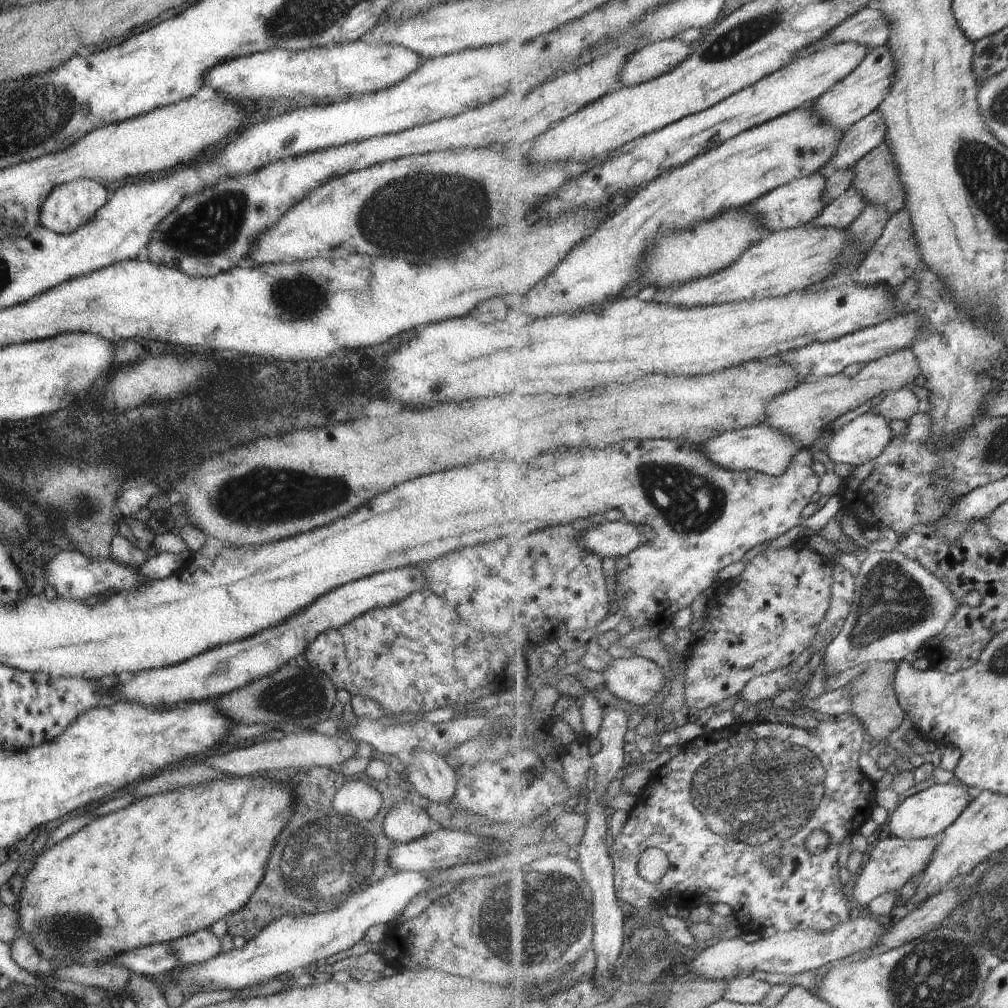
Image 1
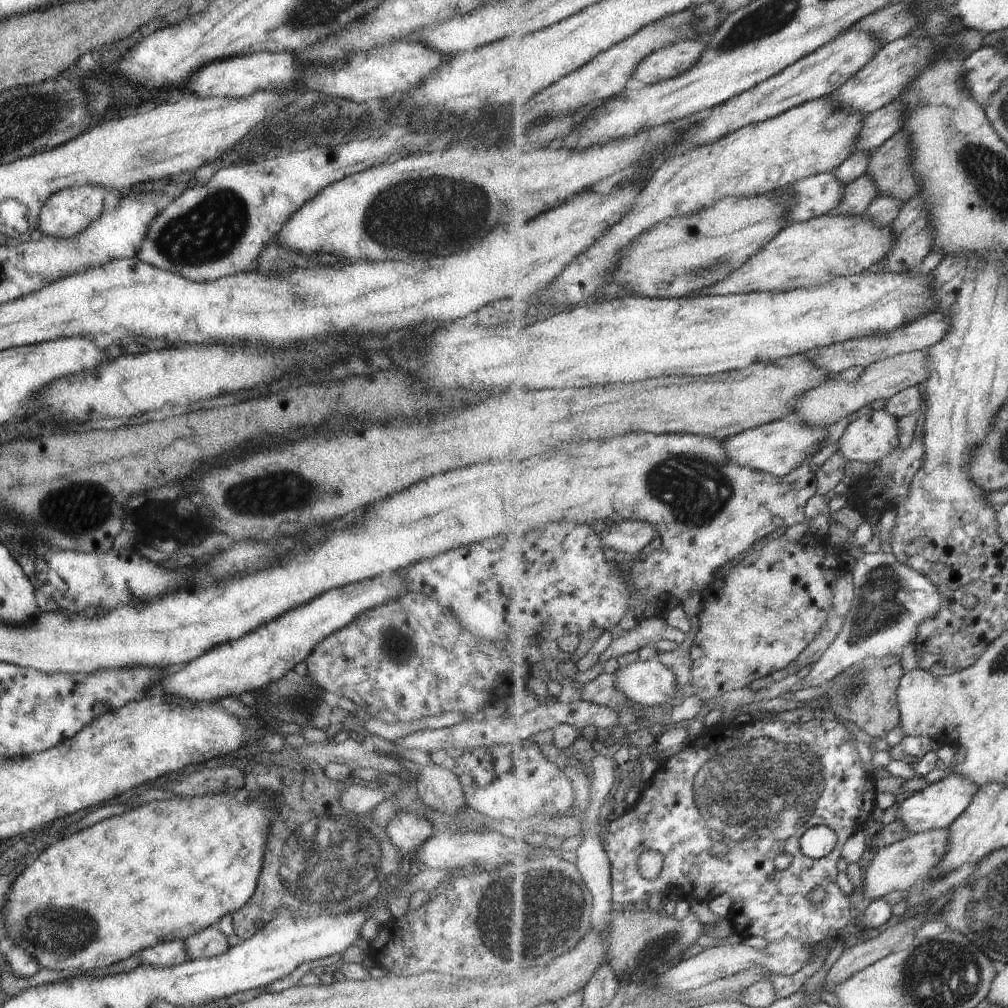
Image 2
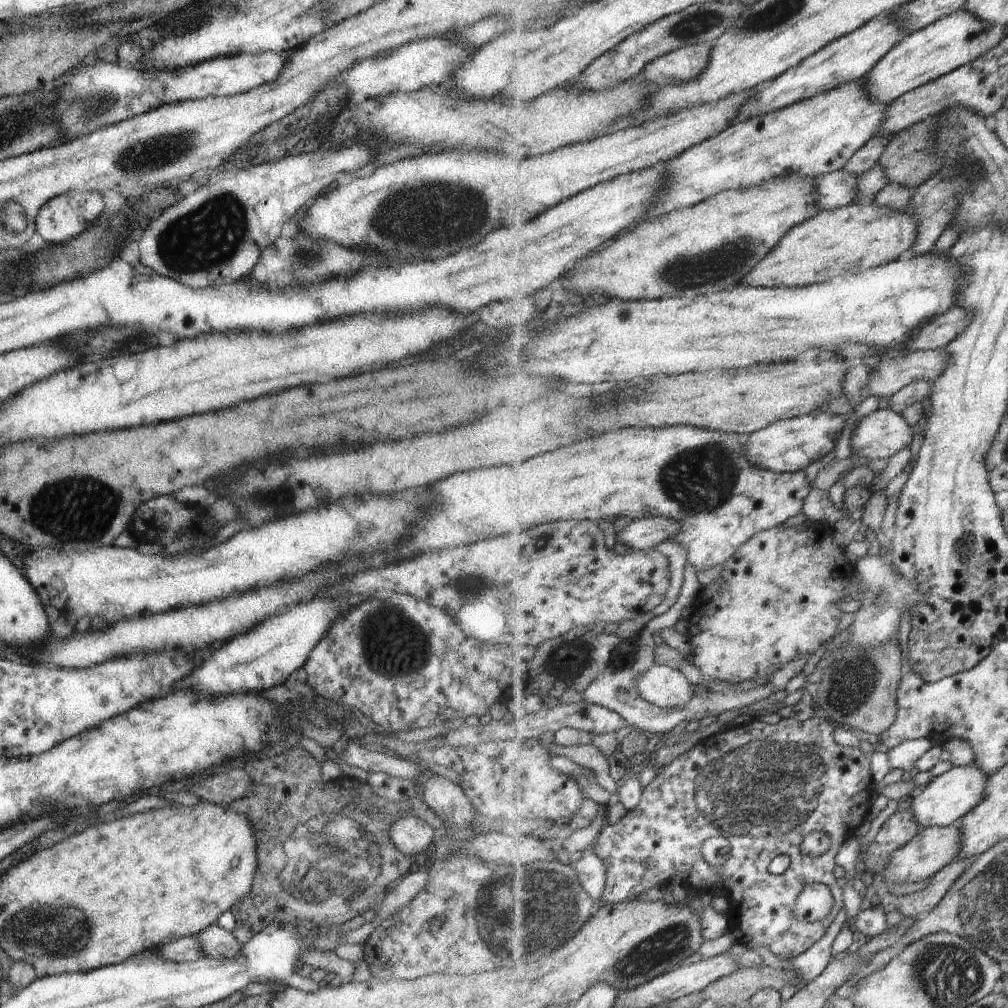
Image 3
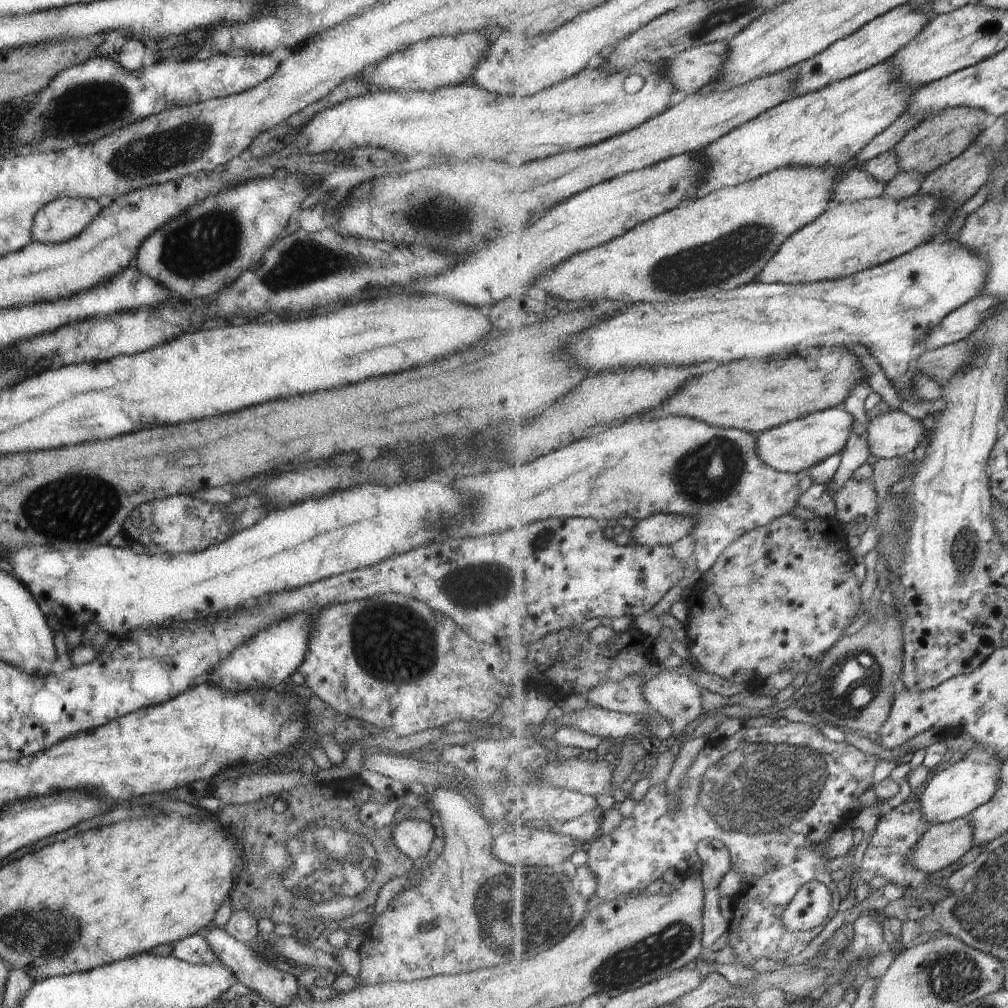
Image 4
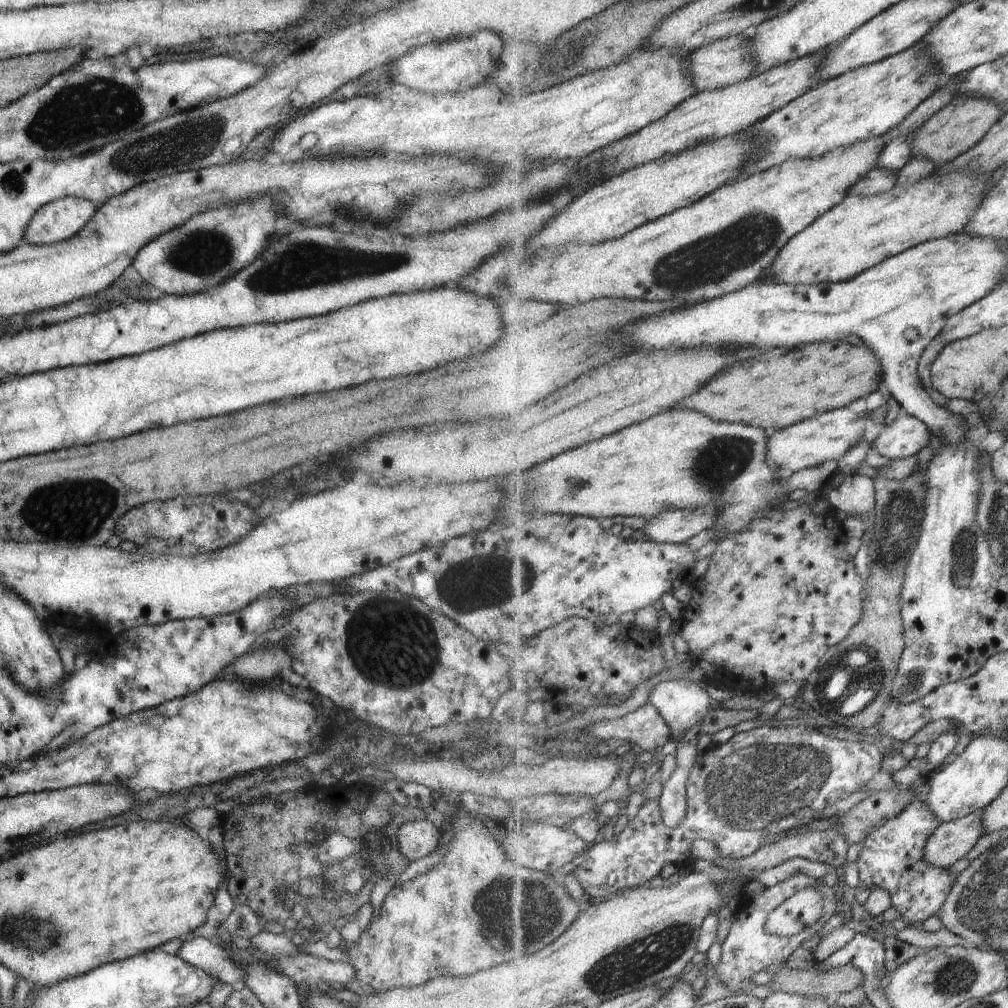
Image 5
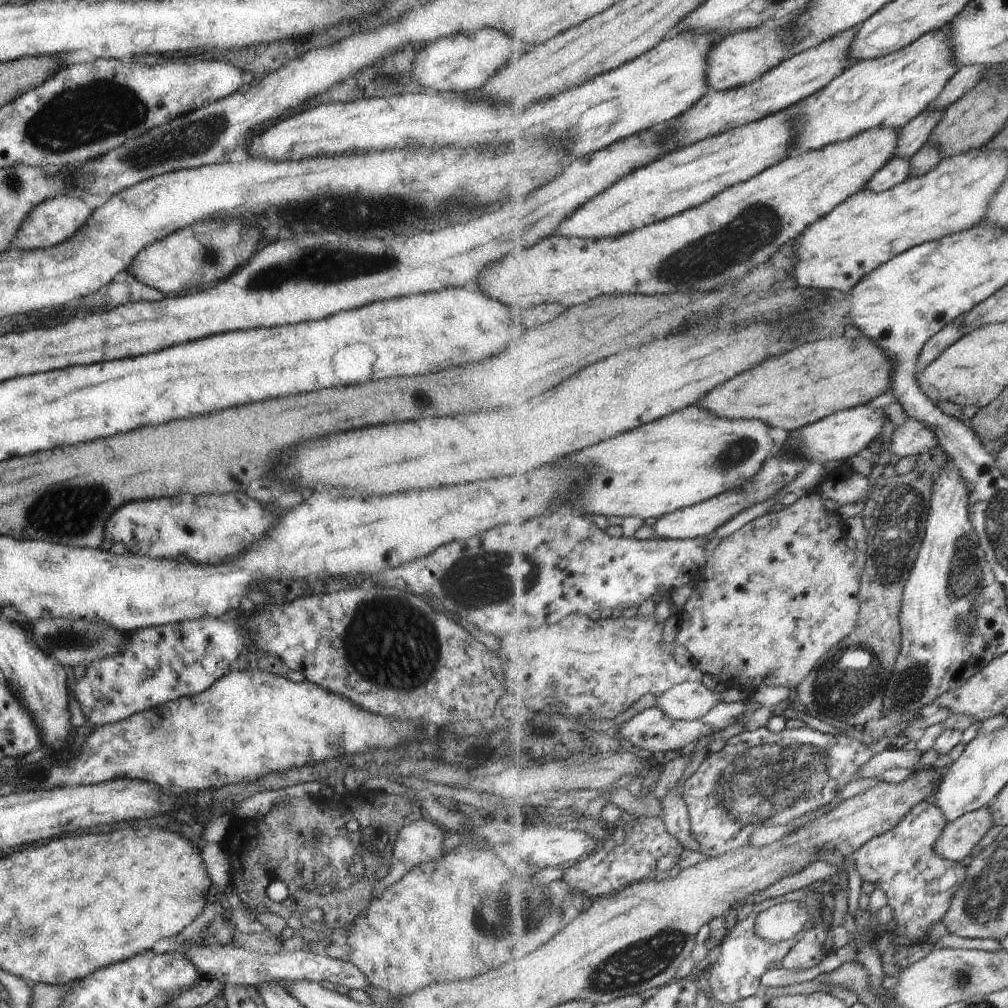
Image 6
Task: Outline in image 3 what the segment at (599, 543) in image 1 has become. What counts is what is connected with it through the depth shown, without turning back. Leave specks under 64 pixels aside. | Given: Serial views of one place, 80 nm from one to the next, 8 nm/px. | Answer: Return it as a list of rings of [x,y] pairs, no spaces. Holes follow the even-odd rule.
[[[651,515],[635,519],[617,534],[620,542],[631,551],[647,551],[659,546],[661,542],[675,539],[682,524],[666,516]]]

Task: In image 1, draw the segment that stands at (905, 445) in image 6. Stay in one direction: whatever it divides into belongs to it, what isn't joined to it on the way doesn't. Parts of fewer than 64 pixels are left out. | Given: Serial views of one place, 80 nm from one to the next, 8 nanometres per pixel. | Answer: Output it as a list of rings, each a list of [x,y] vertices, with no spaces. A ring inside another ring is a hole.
[[[867,411],[845,426],[840,428],[829,440],[824,448],[825,460],[831,464],[835,464],[841,469],[856,468],[862,464],[871,462],[891,444],[894,440],[893,431],[889,428],[889,420],[880,413]]]

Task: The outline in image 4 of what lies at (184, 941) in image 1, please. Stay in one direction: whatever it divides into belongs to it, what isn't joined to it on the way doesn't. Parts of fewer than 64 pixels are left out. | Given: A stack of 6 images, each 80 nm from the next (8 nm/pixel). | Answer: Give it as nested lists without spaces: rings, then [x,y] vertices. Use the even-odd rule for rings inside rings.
[[[208,926],[203,936],[218,960],[227,967],[235,976],[236,981],[241,981],[250,991],[257,993],[265,1002],[274,1007],[286,1007],[296,996],[297,982],[293,975],[278,970],[264,961],[255,950],[241,941],[236,941],[223,928]]]

